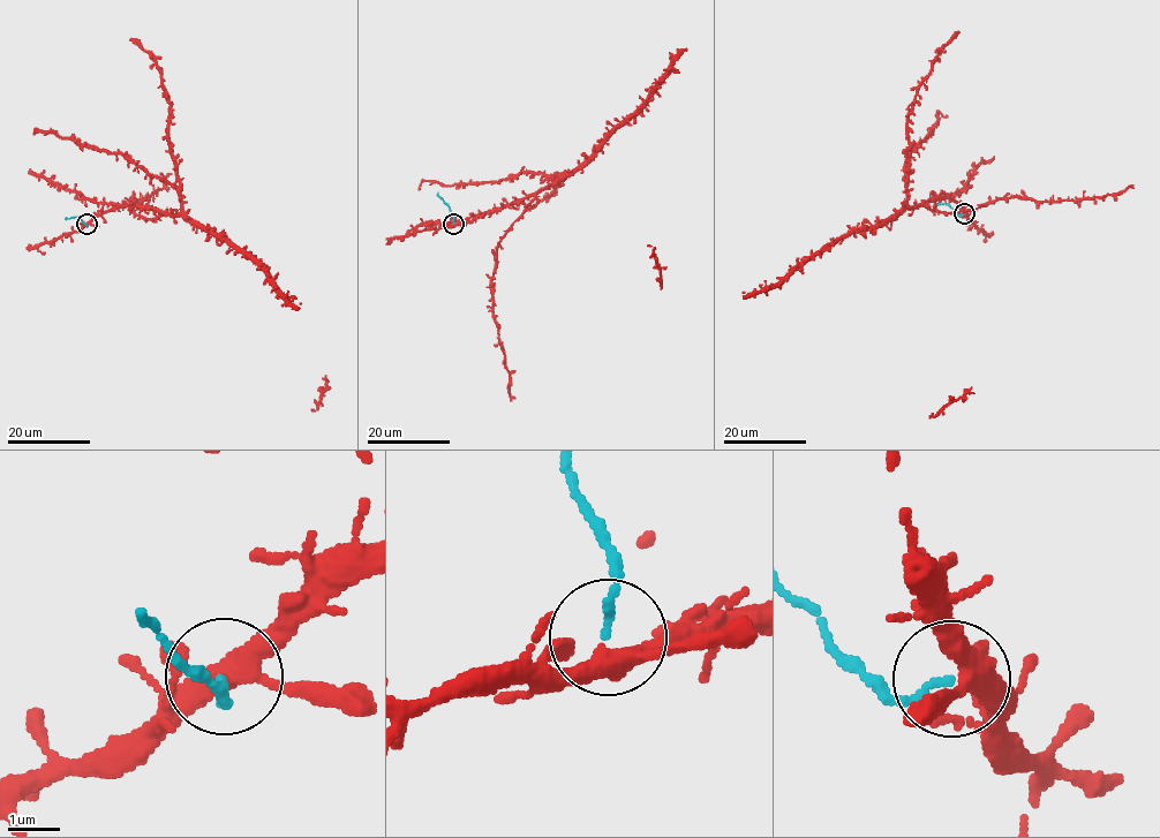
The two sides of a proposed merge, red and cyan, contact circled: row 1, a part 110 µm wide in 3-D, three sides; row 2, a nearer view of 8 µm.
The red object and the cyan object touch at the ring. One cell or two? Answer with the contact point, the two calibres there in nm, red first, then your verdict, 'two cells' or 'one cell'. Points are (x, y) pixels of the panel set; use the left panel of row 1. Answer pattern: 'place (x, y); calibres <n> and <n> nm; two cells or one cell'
place (87, 224); calibres 360 and 140 nm; two cells

